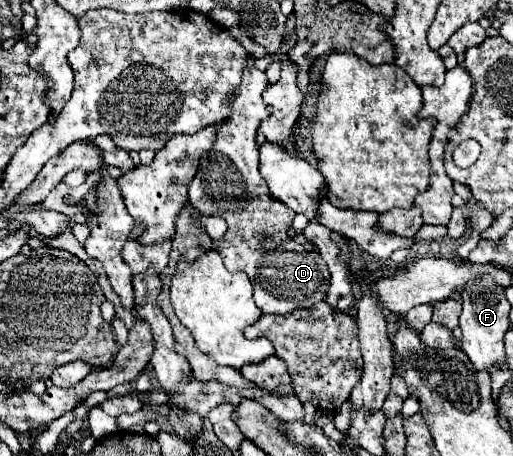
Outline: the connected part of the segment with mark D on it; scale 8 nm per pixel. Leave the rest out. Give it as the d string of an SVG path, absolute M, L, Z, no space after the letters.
M251 56L249 64L245 66L245 72L243 72L241 86L237 88L237 94L231 102L231 114L227 118L229 122L217 134L213 148L201 156L197 174L189 184L189 202L193 204L193 208L197 212L201 212L205 216L221 216L227 222L227 232L217 242L217 248L221 248L221 256L225 260L227 270L231 270L231 272L243 270L249 276L253 290L255 290L255 294L253 294L255 304L261 308L263 314L281 314L283 316L283 314L289 314L295 310L309 310L317 302L325 300L327 290L329 290L329 268L321 260L319 252L309 250L303 244L295 244L287 236L287 230L295 218L295 212L289 212L289 208L285 208L285 204L281 204L279 200L273 200L273 196L269 196L269 190L265 188L265 180L259 176L259 152L257 152L255 138L257 138L257 130L259 130L261 122L269 116L267 106L261 100L261 92L267 88L267 84L269 84L267 76L253 66L253 56Z

